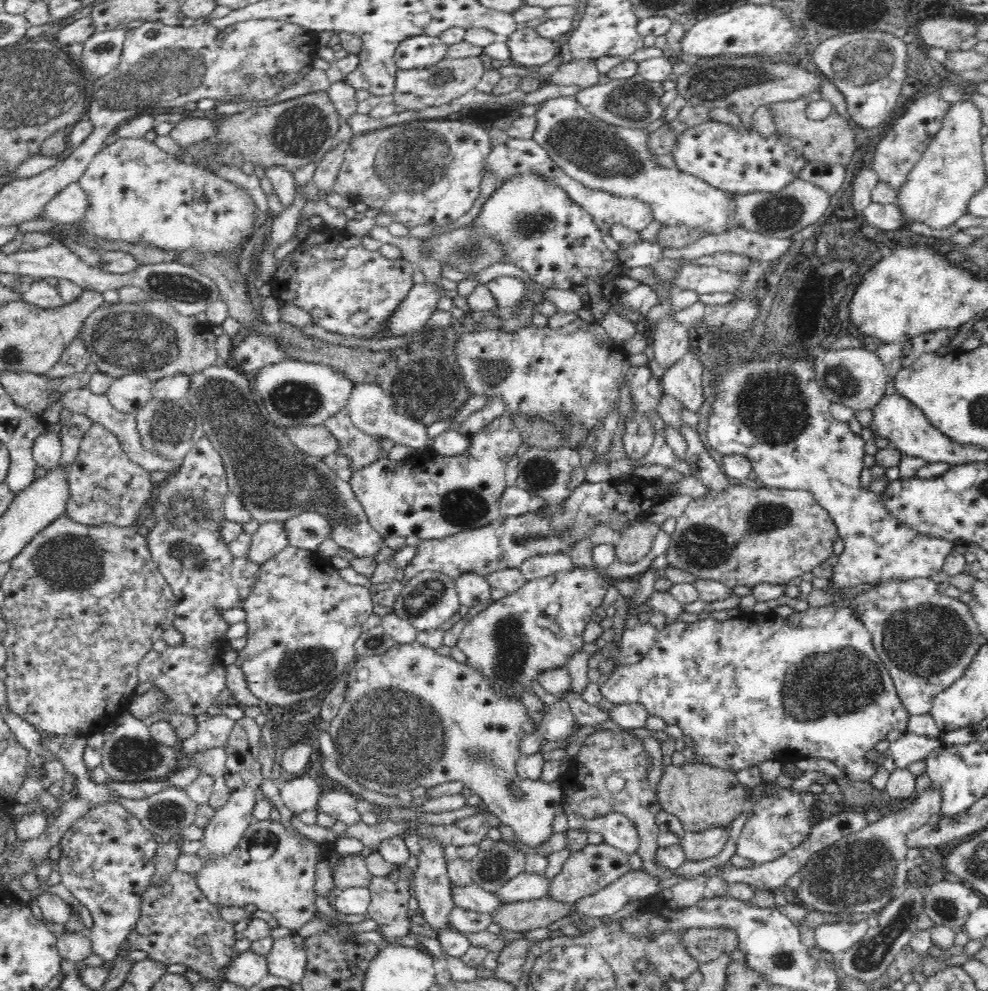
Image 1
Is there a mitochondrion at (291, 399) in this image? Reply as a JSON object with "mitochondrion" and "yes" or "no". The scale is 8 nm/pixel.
{"mitochondrion":"yes"}

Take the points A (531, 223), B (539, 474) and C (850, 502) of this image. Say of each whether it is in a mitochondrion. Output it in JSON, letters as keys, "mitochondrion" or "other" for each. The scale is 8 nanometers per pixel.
{"A":"mitochondrion","B":"mitochondrion","C":"other"}

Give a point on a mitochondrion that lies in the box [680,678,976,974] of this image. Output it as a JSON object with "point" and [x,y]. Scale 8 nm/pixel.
{"point":[856,877]}

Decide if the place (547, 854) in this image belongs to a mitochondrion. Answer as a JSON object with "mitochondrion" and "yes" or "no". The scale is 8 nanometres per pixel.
{"mitochondrion":"no"}

